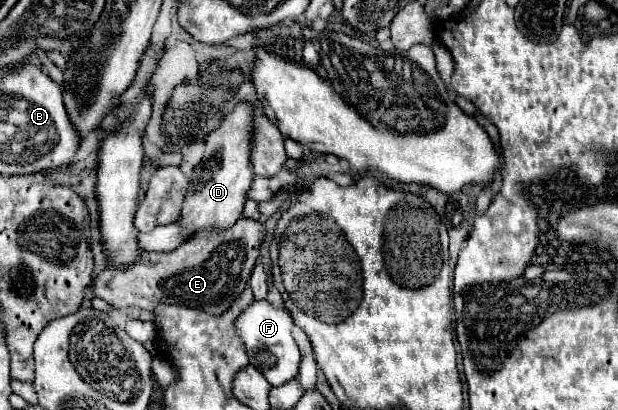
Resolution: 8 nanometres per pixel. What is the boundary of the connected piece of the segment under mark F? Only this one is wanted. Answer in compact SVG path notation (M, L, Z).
M253 300L233 322L237 336L241 338L245 352L249 356L249 364L255 366L273 386L285 384L295 378L301 362L301 354L297 348L297 342L291 336L293 318L289 310L277 308L267 300Z

